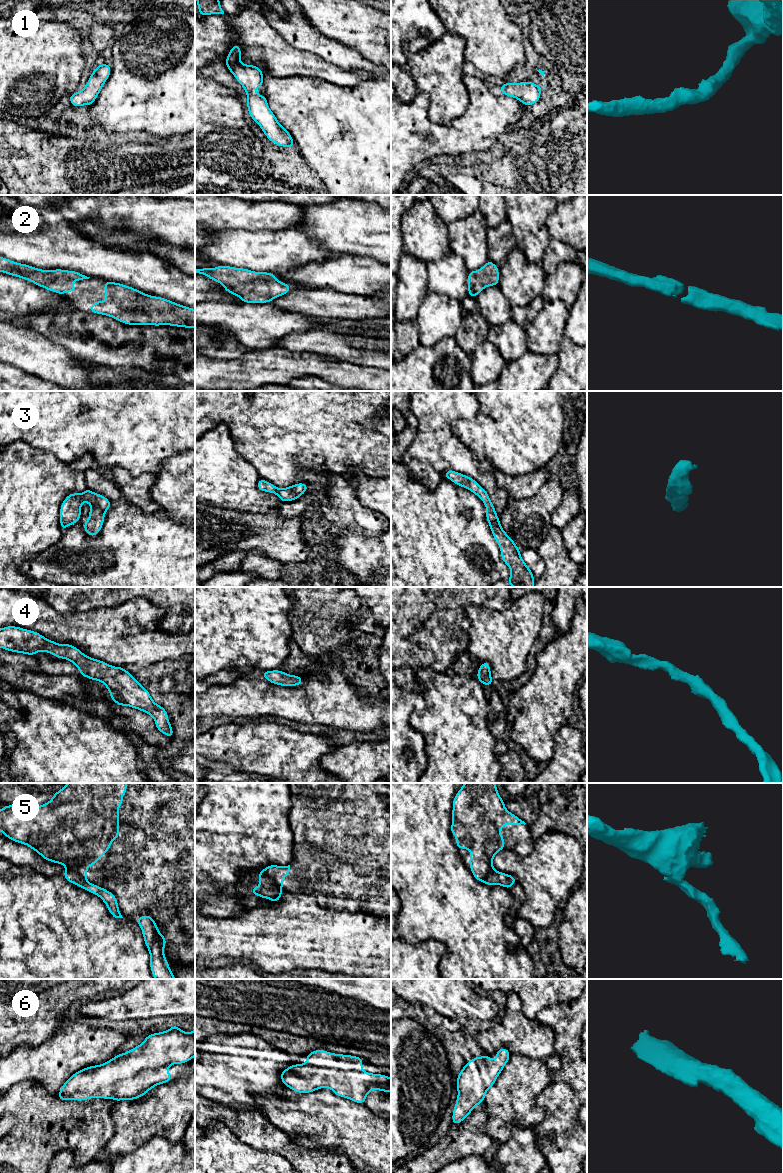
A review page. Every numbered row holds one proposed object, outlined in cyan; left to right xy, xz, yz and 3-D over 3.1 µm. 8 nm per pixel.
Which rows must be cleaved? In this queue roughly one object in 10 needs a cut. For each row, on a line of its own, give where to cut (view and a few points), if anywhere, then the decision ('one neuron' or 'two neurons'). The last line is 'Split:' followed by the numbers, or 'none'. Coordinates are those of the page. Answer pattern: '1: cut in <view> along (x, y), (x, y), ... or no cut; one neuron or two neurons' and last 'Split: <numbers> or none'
1: no cut; one neuron
2: no cut; one neuron
3: no cut; one neuron
4: no cut; one neuron
5: cut in xy along (66, 866), (69, 866), (86, 880); two neurons
6: no cut; one neuron
Split: 5

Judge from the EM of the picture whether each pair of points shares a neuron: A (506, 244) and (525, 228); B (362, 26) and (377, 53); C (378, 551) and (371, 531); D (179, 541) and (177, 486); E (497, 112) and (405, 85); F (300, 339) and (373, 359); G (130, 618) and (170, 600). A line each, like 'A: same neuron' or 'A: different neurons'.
A: different neurons
B: same neuron
C: different neurons
D: different neurons
E: different neurons
F: same neuron
G: different neurons

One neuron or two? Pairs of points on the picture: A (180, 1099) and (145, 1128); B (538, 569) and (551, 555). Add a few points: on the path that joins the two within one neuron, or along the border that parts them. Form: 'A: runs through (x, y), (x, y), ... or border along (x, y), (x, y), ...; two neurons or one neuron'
A: runs through (171, 1106), (154, 1119); one neuron
B: border along (536, 549), (545, 564), (545, 570), (540, 576); two neurons

